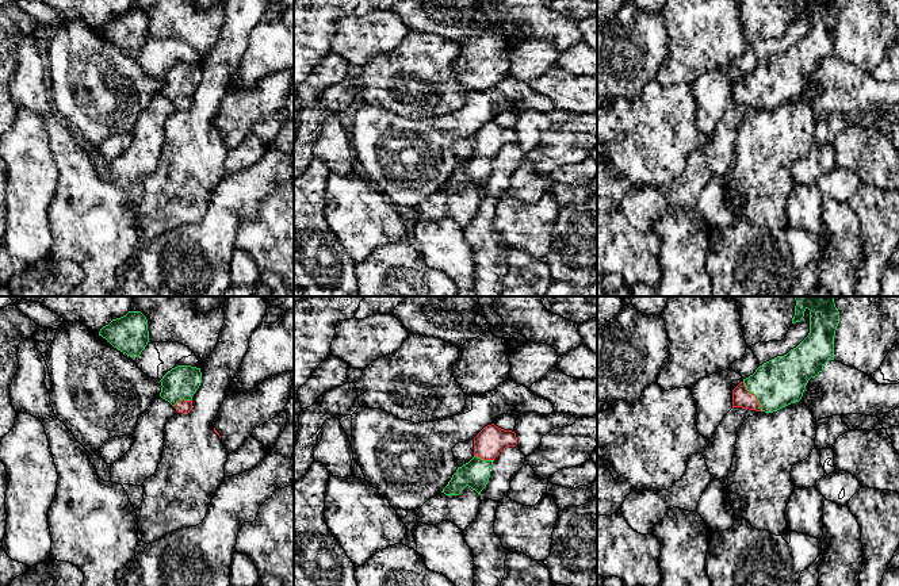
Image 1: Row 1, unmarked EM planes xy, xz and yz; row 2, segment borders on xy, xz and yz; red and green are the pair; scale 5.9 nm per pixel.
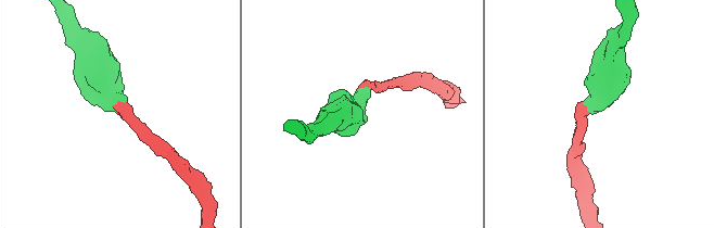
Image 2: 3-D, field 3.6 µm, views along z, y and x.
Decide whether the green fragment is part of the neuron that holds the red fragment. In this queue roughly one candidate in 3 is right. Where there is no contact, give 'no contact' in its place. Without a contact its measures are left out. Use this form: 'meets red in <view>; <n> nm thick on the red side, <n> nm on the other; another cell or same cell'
meets red in yz; 110 nm thick on the red side, 280 nm on the other; same cell

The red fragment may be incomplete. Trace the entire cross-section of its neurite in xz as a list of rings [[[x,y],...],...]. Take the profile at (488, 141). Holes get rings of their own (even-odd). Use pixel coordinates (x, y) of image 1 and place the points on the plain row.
[[[494,120],[485,123],[474,134],[474,154],[462,164],[458,164],[441,189],[445,192],[459,192],[468,183],[479,192],[489,179],[494,156],[506,143],[516,142],[517,134],[514,129],[504,127]]]

